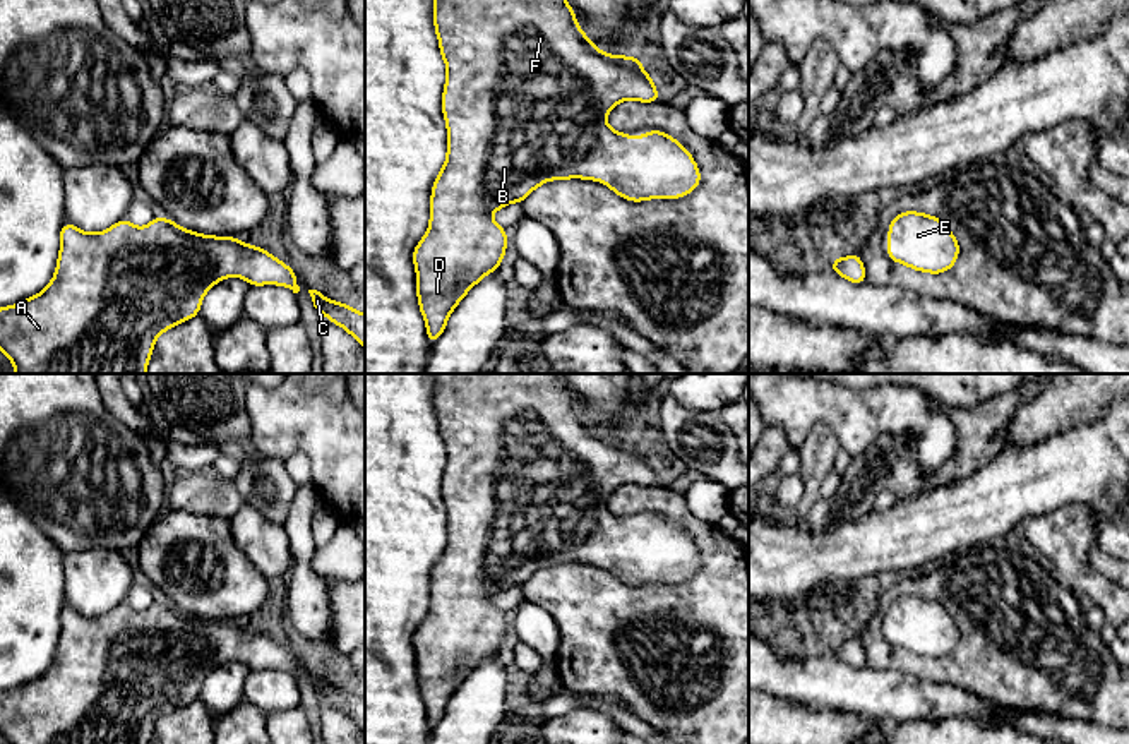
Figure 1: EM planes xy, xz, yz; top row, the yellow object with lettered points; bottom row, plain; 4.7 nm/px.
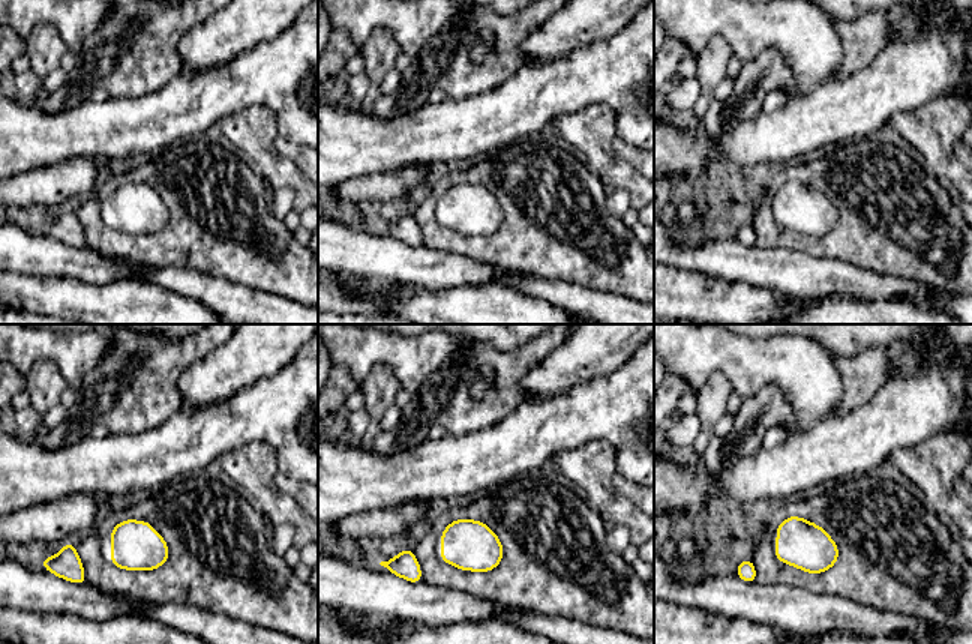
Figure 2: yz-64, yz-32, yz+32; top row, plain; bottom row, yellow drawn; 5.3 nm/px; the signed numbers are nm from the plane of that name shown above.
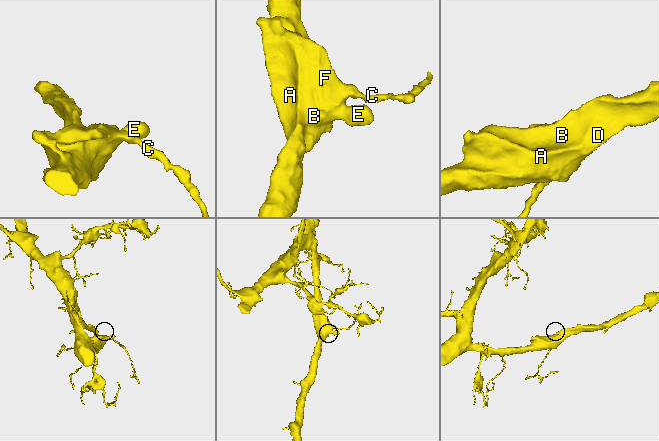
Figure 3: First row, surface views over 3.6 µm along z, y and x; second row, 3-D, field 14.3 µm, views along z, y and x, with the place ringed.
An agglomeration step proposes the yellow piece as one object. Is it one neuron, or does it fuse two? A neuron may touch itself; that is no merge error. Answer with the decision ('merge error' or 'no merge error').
no merge error

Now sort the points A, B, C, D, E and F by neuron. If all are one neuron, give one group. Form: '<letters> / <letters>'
A B C D E F

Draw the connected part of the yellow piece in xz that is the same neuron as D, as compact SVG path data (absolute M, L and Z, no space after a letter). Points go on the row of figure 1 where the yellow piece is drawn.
M435 0L433 24L440 45L440 55L447 67L447 81L442 94L442 111L447 123L447 158L432 185L430 225L428 231L413 250L413 264L416 267L416 295L421 315L427 322L428 343L433 345L444 333L445 324L463 297L487 274L499 269L507 247L505 228L490 219L490 214L500 207L523 202L536 187L547 180L586 178L608 185L617 195L641 202L646 199L680 199L690 194L701 183L697 163L690 153L673 137L661 130L648 130L642 137L615 132L606 123L608 111L625 101L636 99L642 103L661 101L654 89L654 81L644 72L637 57L615 57L598 50L579 27L574 10L567 0Z

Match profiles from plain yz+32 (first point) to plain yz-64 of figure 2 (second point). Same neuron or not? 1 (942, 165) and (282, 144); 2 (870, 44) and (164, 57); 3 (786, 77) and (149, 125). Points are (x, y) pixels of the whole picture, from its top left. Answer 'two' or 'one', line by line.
1: two
2: one
3: two

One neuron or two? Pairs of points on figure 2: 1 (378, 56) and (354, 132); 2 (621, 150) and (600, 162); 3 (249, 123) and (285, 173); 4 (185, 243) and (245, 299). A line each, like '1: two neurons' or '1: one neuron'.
1: two neurons
2: two neurons
3: one neuron
4: two neurons

